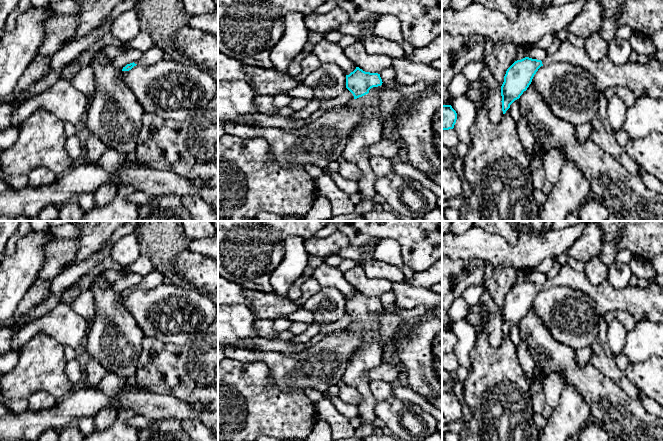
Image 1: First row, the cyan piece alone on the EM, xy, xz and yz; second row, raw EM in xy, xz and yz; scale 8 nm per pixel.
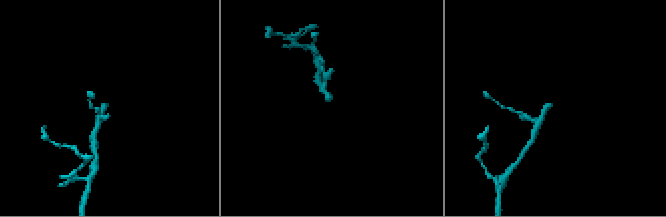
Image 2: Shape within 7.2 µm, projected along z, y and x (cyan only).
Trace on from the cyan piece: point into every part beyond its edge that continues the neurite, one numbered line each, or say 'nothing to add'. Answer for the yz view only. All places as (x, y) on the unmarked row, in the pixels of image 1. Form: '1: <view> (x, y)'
1: yz (646, 304)

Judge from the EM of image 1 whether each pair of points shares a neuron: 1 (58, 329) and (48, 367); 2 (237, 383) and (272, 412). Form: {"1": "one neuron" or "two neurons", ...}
{"1": "two neurons", "2": "one neuron"}

